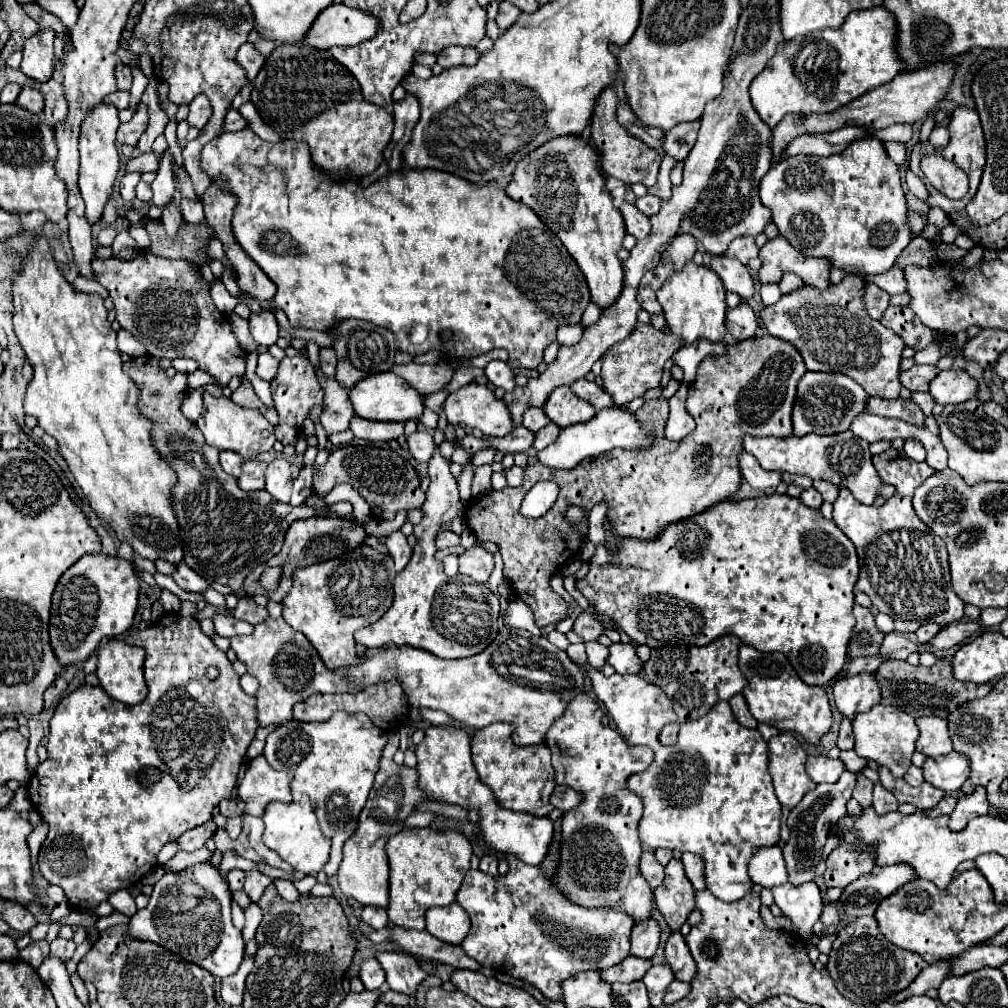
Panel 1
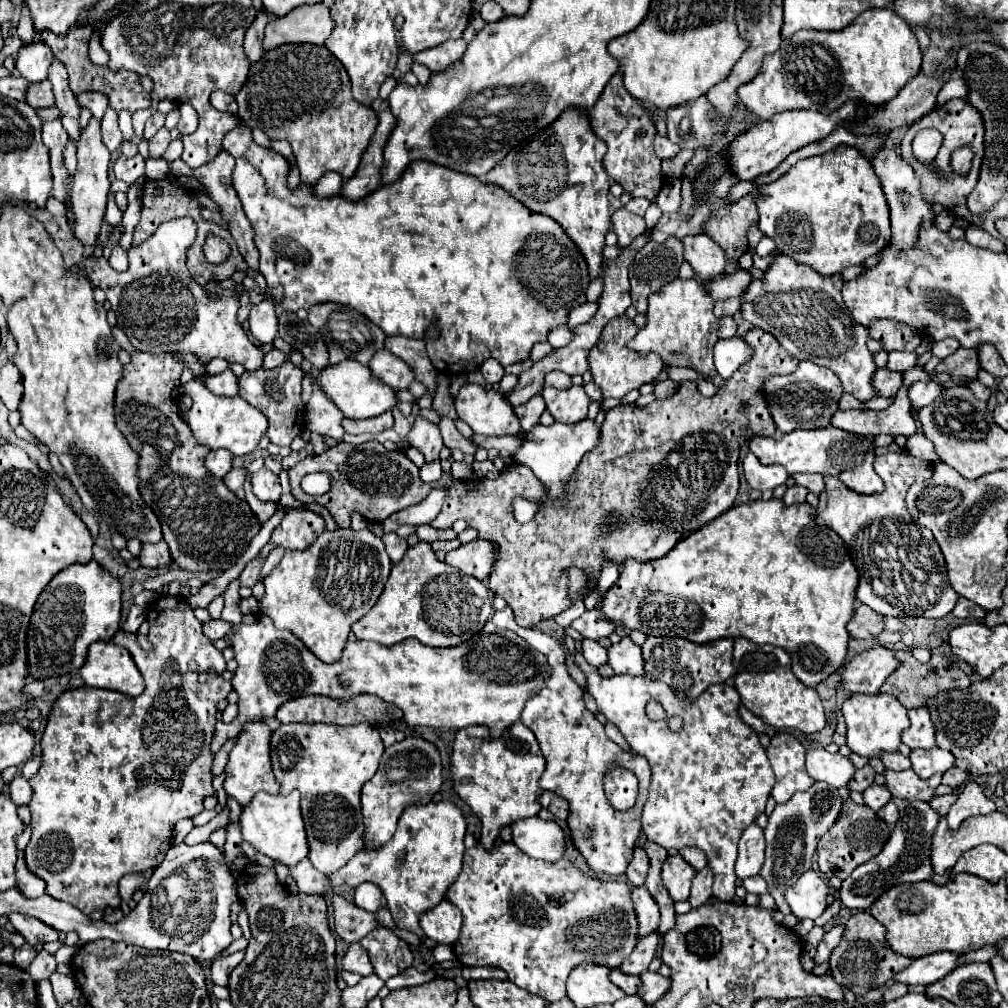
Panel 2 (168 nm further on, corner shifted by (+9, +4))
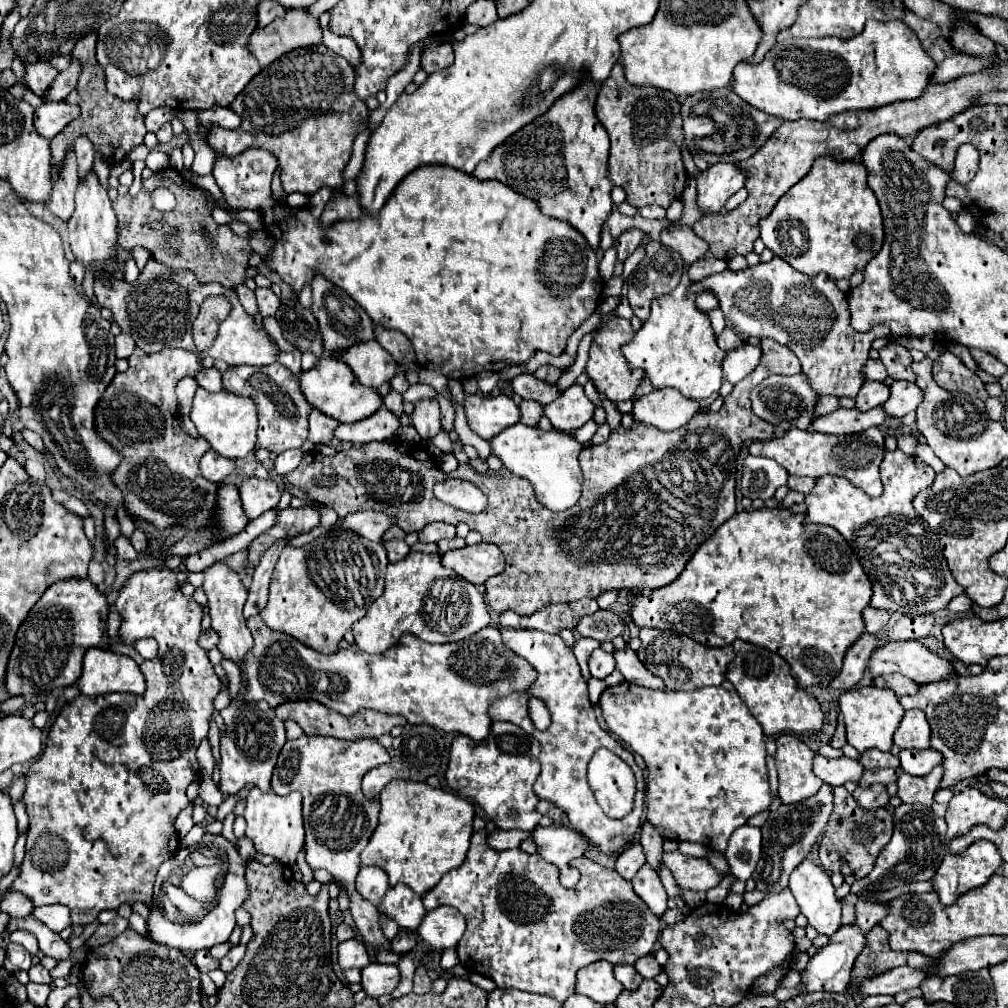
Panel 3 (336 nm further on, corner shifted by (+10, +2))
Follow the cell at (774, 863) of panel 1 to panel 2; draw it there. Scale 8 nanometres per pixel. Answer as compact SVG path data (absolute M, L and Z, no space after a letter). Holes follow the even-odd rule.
M757 824L747 826L739 840L739 858L735 864L737 876L741 880L749 876L757 876L761 866L763 866L763 852L765 852L765 842L763 842L763 830Z

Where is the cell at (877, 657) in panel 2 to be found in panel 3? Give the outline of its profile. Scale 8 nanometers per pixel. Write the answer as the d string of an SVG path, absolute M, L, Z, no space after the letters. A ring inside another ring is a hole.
M916 640L886 642L872 652L868 662L868 672L872 676L886 676L898 672L918 684L942 680L952 670L954 668L946 658L930 652Z

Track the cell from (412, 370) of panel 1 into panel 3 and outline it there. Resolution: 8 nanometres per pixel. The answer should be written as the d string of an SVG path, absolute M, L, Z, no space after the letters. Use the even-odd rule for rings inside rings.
M378 342L356 344L348 352L344 352L340 360L344 360L352 368L360 384L370 388L378 388L398 374L394 358Z

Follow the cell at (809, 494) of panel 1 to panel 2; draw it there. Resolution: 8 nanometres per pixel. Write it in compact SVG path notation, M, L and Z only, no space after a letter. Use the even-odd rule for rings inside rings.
M791 486L791 488L787 488L783 502L787 506L791 506L791 504L797 504L797 502L805 502L805 496L807 496L807 490L803 490L803 486Z

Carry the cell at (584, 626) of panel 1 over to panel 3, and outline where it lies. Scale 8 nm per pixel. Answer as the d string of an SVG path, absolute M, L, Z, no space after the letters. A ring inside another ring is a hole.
M598 610L590 616L584 616L576 624L574 630L580 636L594 638L598 642L606 642L606 640L614 640L616 636L620 636L624 632L624 624L622 624L620 616L614 614L612 610Z

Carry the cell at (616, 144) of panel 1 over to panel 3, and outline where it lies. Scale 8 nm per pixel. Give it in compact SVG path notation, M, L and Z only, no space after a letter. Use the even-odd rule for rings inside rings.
M616 62L610 78L598 88L596 116L606 128L612 144L608 160L610 180L626 192L626 202L636 208L648 204L668 208L668 204L682 194L686 182L686 168L680 156L680 146L684 144L680 100L666 90L630 86L624 78L622 64Z

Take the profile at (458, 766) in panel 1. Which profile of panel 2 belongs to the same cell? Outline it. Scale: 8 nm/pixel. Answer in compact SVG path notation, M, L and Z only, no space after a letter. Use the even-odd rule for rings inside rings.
M533 816L515 822L511 830L513 842L531 858L555 862L565 854L565 832L553 820Z

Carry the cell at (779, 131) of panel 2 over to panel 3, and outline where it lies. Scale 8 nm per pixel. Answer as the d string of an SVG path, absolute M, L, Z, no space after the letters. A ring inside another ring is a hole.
M718 162L700 170L698 182L698 206L706 214L716 214L722 210L724 202L744 186L744 176L738 162Z

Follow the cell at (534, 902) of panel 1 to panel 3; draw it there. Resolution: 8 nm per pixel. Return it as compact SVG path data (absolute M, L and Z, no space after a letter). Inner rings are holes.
M480 830L472 834L472 844L462 868L448 872L422 898L422 902L426 910L438 908L440 904L454 906L466 918L466 934L460 938L456 950L460 964L468 972L492 978L498 988L518 988L564 1002L574 994L576 972L582 966L596 960L606 960L614 966L634 964L634 960L652 952L662 930L660 918L654 916L642 900L638 900L632 890L632 882L618 876L616 870L608 870L584 856L572 860L572 866L580 870L582 878L574 890L566 890L558 880L558 868L554 864L542 860L538 854L526 854L520 848L498 852L488 846L484 830ZM604 924L616 924L616 936L612 936L614 928L610 926L610 930L606 930L608 926Z

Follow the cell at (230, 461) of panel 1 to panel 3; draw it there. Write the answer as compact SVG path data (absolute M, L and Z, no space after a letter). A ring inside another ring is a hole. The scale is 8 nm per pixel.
M208 450L200 460L200 472L206 480L220 484L234 470L234 460L218 456L214 450Z

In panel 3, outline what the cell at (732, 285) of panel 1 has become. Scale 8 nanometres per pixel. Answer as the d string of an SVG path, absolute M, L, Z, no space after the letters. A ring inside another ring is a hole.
M686 226L664 230L662 236L660 236L660 240L662 240L662 244L674 248L674 250L682 256L682 260L684 260L686 264L694 264L696 260L704 258L704 254L706 254L708 248L710 248L710 246L706 244L706 240L698 238L698 236L692 232L692 228L686 228Z

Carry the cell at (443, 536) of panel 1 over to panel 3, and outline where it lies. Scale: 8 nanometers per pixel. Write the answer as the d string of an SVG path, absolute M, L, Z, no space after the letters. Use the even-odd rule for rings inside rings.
M434 522L434 524L428 524L426 528L422 528L420 532L420 542L438 542L442 538L454 538L456 536L456 530L452 524L446 524L446 522Z

